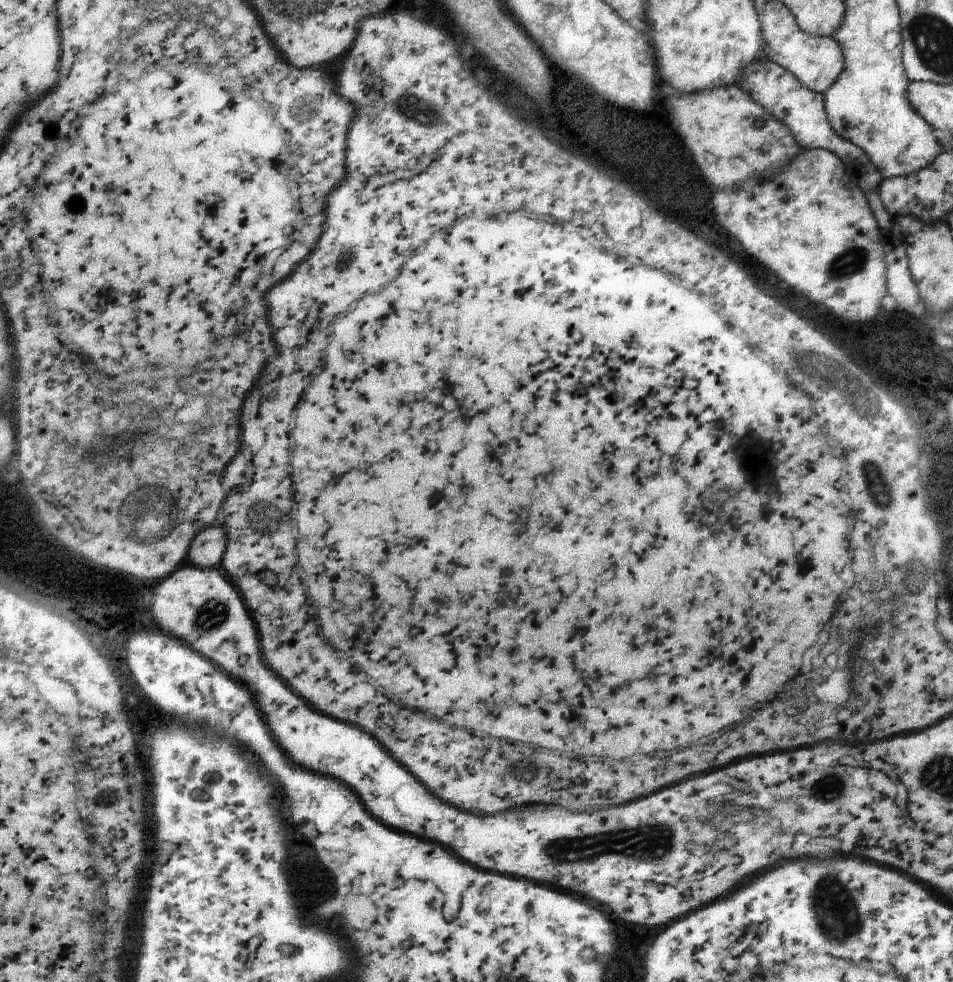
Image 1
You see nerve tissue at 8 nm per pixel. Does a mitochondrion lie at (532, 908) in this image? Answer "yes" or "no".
no

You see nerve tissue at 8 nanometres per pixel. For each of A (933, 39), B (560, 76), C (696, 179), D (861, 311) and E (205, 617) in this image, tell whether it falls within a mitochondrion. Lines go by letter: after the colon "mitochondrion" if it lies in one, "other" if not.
A: mitochondrion
B: other
C: other
D: other
E: mitochondrion

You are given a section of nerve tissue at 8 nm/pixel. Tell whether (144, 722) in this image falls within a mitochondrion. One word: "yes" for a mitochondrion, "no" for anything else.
no

